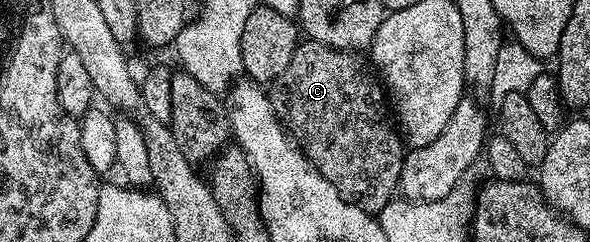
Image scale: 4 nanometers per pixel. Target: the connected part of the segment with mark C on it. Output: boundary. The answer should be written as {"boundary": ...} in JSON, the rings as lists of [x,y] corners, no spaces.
{"boundary":[[[298,42],[291,57],[291,65],[287,65],[281,76],[273,80],[269,100],[315,170],[331,181],[331,185],[339,189],[347,202],[376,216],[398,194],[407,147],[400,130],[395,126],[382,80],[375,74],[374,68],[361,58],[360,54],[340,51],[322,43]]]}

